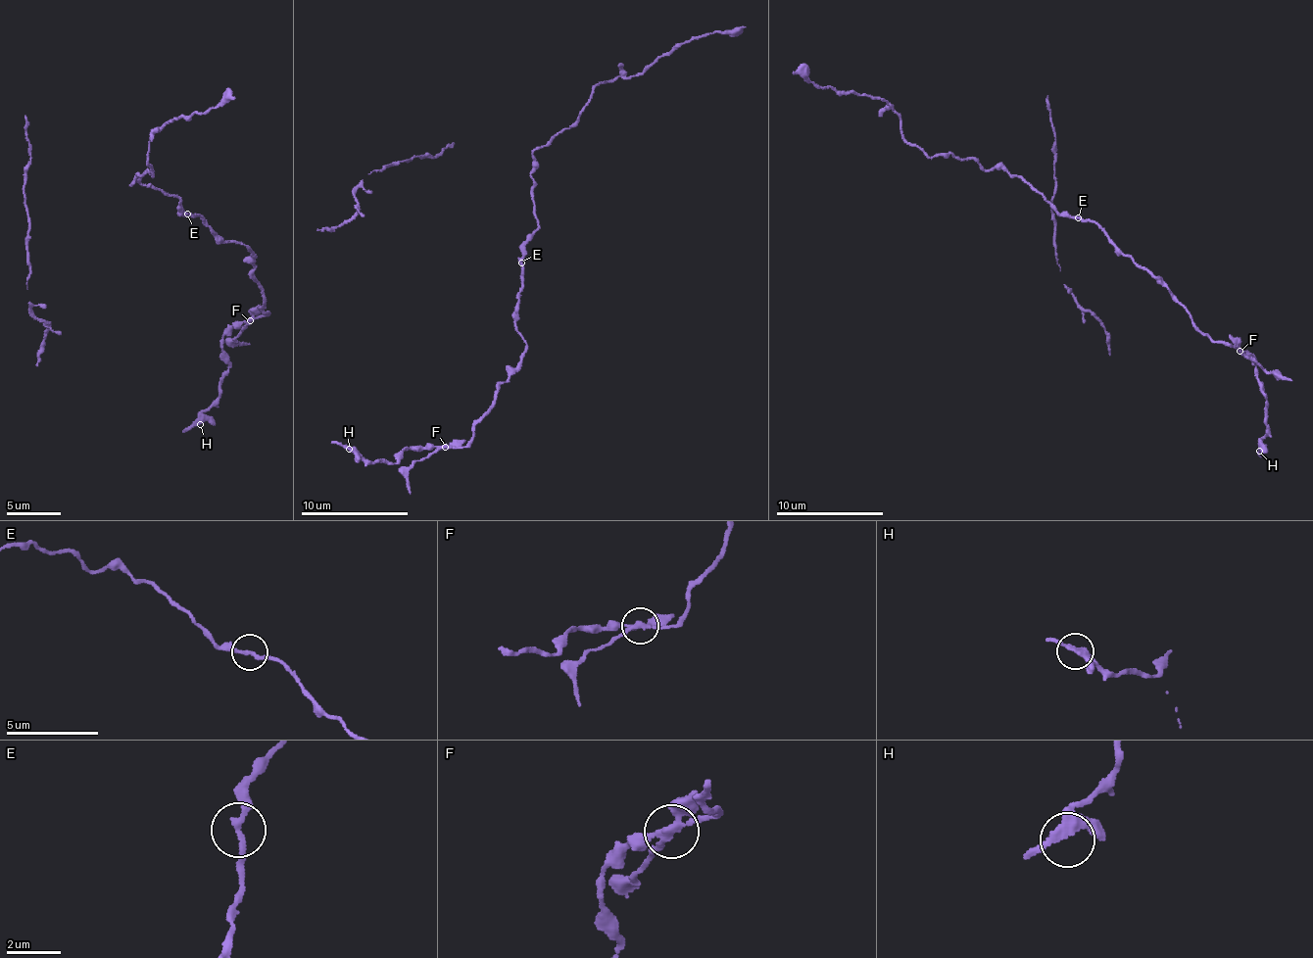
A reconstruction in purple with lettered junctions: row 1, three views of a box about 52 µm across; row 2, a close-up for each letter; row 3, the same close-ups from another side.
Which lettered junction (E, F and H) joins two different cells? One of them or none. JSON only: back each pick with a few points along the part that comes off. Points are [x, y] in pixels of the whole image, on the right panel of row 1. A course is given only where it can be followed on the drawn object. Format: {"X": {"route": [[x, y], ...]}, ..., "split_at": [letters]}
{"F": {"route": [[1240, 351], [1268, 372], [1290, 379]]}, "split_at": ["F"]}

